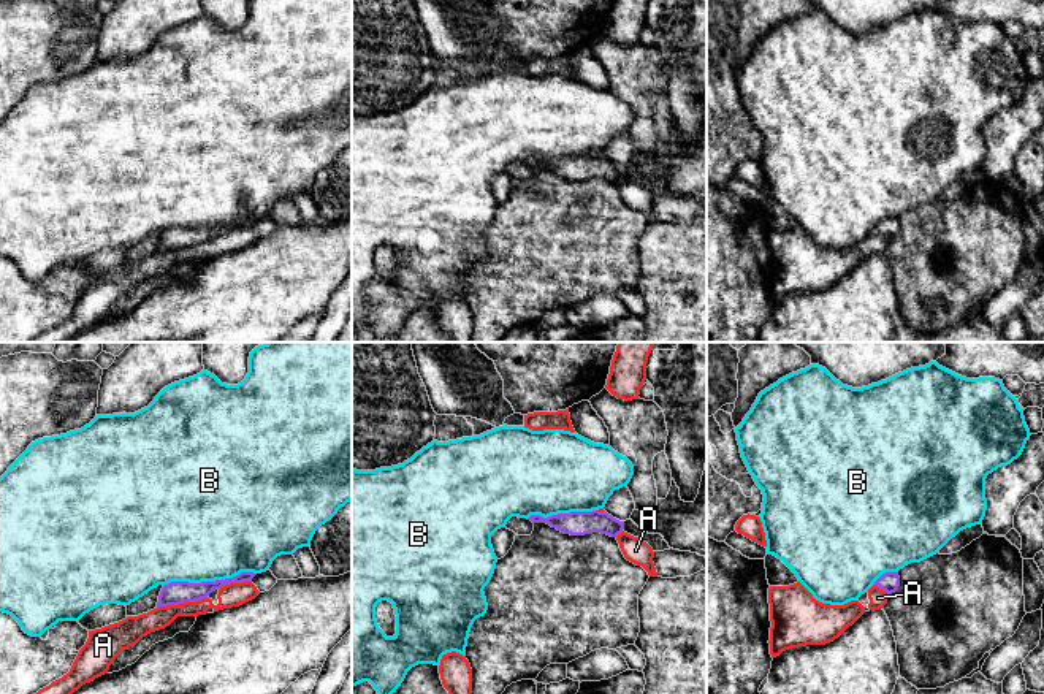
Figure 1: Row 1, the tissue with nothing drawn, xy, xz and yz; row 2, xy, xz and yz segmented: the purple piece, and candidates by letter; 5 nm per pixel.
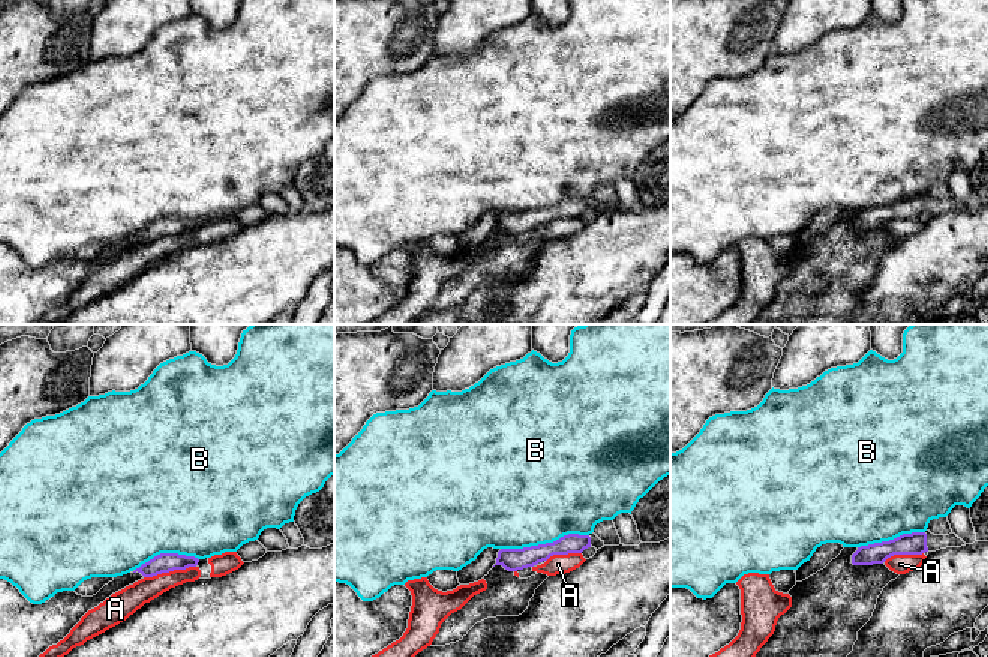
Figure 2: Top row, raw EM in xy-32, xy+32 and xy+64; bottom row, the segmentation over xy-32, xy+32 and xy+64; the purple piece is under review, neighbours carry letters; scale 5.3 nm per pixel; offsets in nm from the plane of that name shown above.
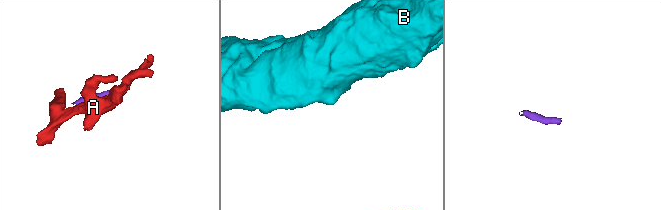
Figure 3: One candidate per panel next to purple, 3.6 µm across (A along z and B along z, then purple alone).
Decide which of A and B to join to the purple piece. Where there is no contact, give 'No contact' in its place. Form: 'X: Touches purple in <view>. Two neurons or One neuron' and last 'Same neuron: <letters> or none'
A: Touches purple in xy. Two neurons
B: Touches purple in xy. Two neurons
Same neuron: none

